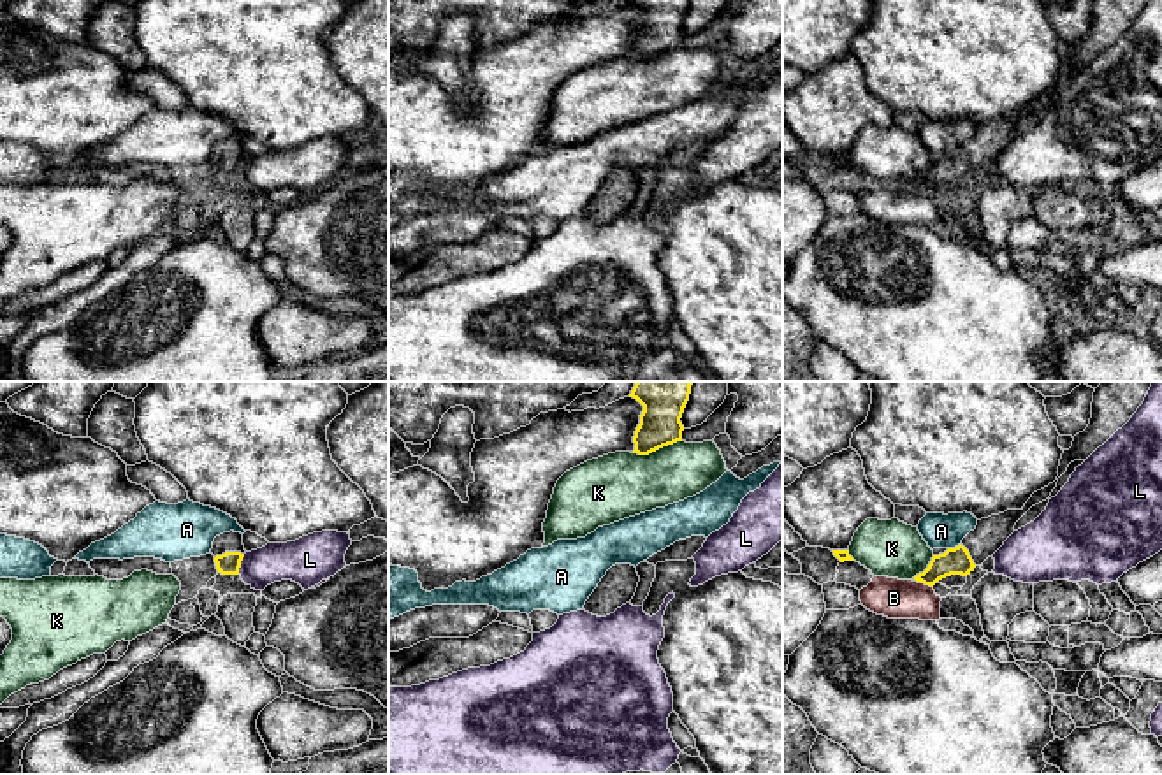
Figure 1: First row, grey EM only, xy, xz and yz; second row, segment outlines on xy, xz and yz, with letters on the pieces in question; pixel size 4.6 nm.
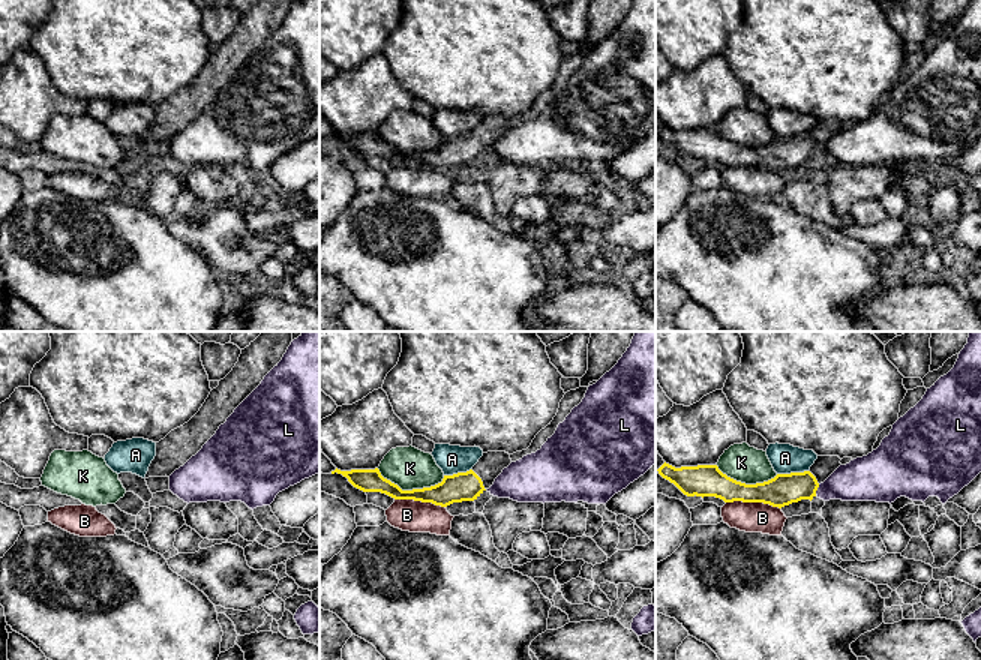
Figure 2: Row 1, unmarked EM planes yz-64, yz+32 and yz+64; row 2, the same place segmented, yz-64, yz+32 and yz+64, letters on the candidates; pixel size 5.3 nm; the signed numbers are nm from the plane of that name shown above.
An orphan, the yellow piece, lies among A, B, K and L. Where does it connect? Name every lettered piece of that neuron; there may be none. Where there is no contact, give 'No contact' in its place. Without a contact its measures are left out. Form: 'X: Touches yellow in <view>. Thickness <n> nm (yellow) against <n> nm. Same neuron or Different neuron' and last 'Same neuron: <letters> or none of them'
A: Touches yellow in yz. Thickness 130 nm (yellow) against 160 nm. Different neuron
B: Touches yellow in yz. Thickness 130 nm (yellow) against 180 nm. Different neuron
K: Touches yellow in xz. Thickness 220 nm (yellow) against 300 nm. Different neuron
L: Touches yellow in xy. Thickness 110 nm (yellow) against 180 nm. Different neuron
Same neuron: none of them

